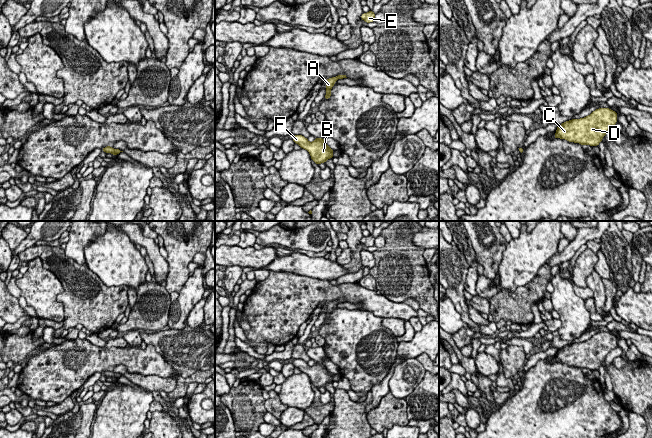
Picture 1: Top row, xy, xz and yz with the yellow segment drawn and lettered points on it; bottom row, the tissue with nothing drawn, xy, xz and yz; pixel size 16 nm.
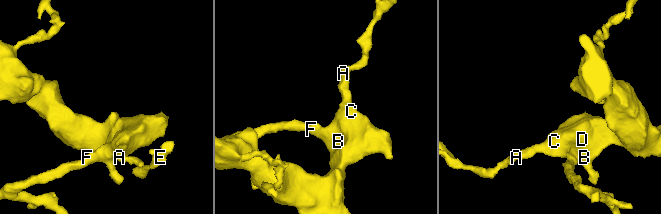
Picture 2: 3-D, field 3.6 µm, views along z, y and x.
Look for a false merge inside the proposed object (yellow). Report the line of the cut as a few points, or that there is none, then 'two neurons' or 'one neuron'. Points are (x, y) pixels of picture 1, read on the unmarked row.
no cut; one neuron

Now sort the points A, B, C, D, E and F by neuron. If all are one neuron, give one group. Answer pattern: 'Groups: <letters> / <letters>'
Groups: A B C D E F

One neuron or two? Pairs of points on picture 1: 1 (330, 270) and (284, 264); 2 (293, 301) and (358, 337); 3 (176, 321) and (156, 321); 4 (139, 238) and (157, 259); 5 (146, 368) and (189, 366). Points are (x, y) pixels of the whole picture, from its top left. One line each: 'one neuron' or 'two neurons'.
1: one neuron
2: two neurons
3: two neurons
4: one neuron
5: two neurons

